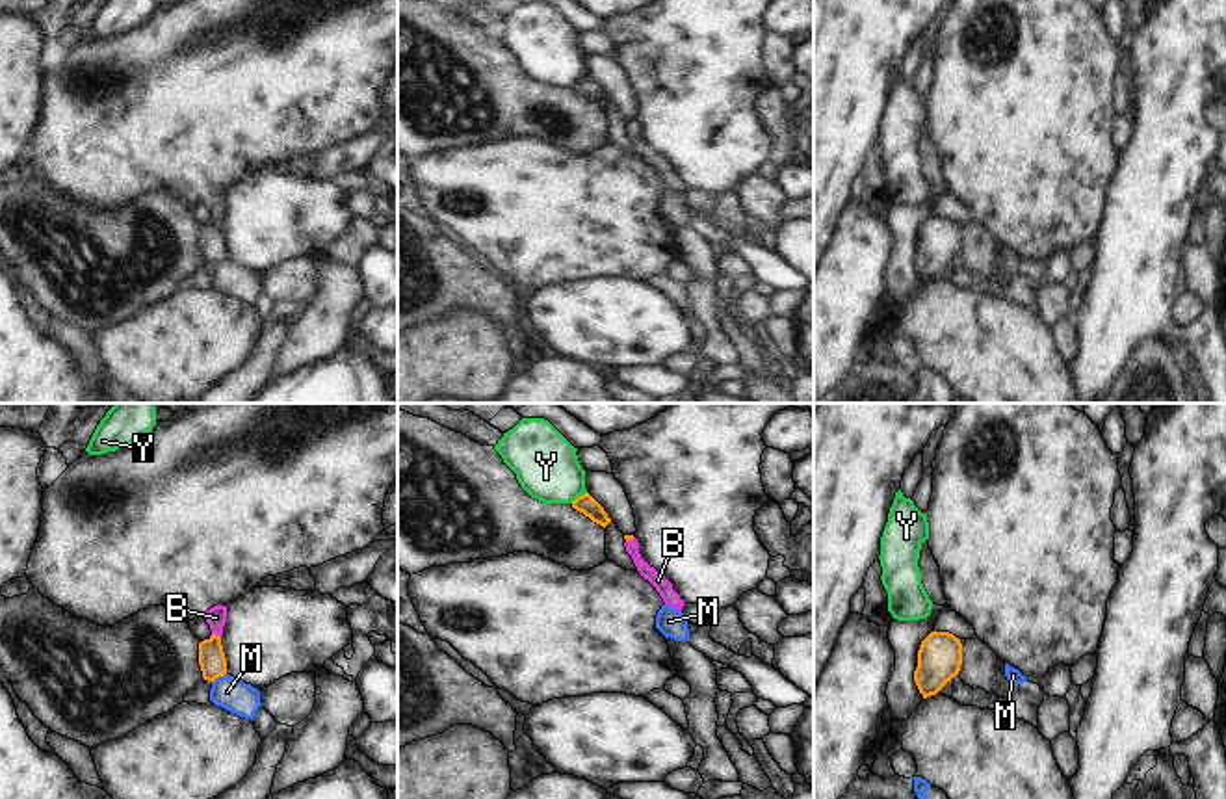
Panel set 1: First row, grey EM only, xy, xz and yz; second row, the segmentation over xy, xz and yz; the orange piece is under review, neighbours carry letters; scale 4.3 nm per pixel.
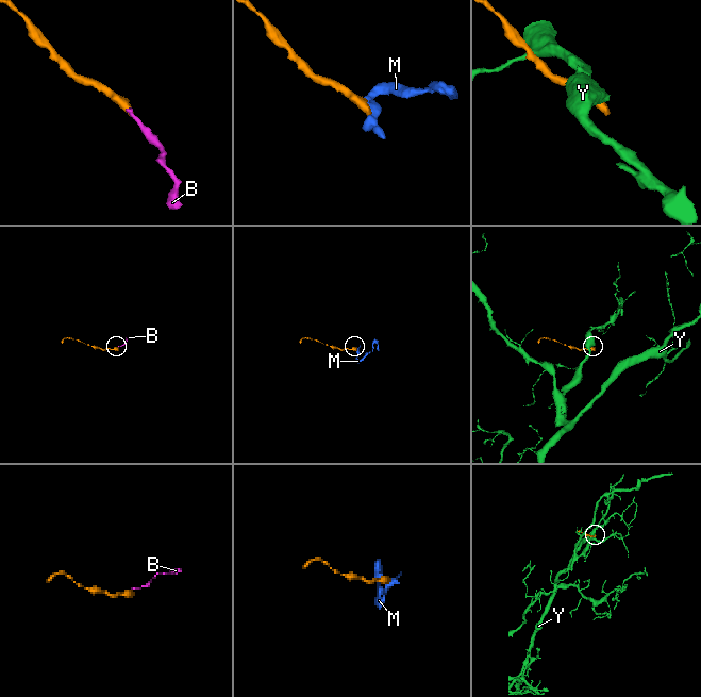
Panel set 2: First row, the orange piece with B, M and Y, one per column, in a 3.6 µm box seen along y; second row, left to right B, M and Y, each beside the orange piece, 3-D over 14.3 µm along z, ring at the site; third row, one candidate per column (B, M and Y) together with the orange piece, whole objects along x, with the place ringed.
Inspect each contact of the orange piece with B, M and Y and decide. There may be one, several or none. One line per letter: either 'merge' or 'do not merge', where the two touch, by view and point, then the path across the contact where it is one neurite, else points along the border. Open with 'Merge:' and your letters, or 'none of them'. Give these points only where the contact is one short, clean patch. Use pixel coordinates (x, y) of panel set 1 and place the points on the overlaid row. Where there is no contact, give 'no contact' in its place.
Merge: B
B: merge; contact xy (214, 634); way xy (212, 660), (214, 634), (216, 617)
M: do not merge; contact xy (218, 677); border xy (225, 673), (212, 682)
Y: do not merge; contact xz (578, 497)

